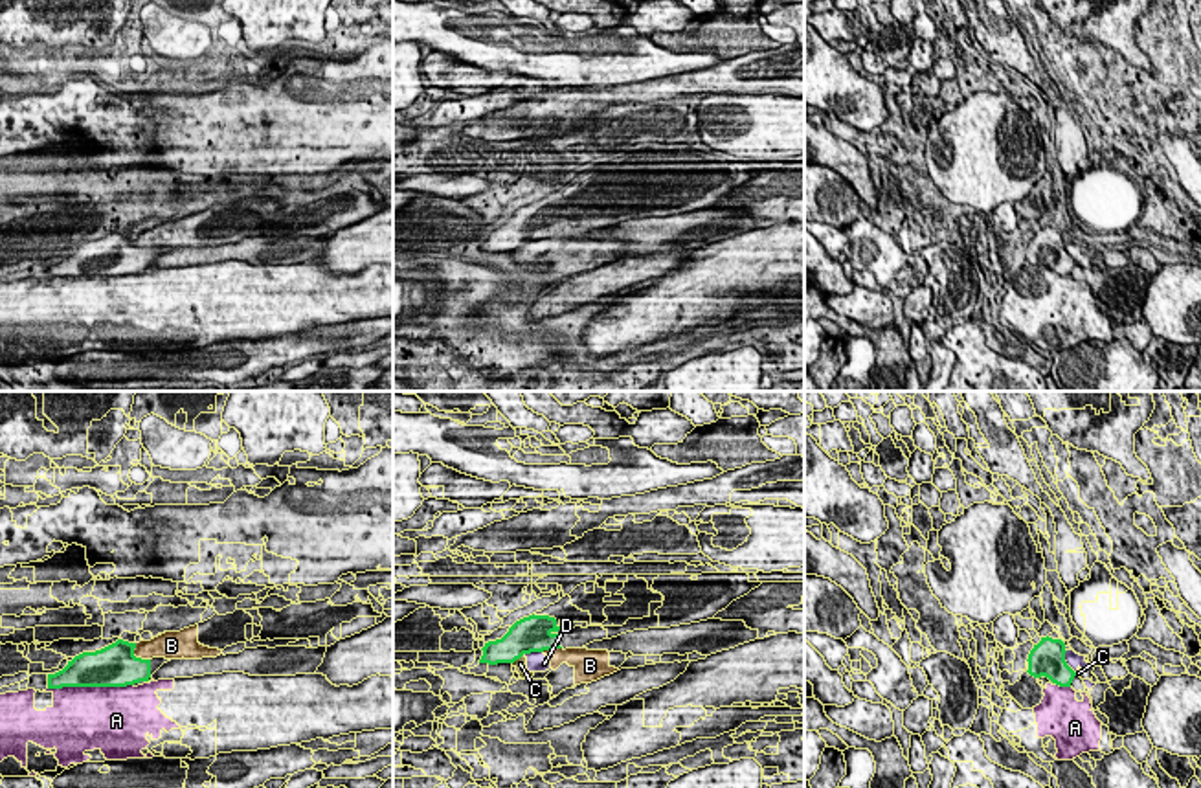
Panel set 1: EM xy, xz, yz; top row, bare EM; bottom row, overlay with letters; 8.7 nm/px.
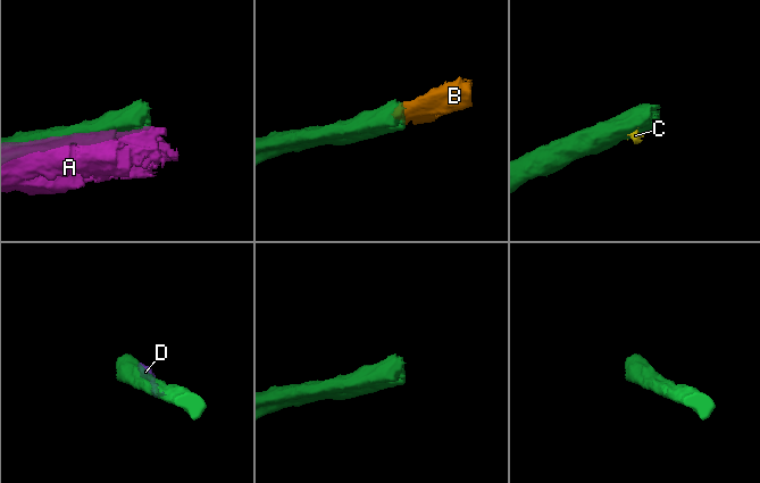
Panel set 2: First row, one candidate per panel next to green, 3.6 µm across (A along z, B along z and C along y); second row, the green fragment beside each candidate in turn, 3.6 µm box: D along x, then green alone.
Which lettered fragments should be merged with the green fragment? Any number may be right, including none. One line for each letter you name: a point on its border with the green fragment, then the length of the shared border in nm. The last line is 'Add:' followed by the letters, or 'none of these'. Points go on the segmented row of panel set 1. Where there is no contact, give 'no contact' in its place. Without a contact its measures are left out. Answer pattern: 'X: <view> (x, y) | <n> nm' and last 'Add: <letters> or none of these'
Add: none of these

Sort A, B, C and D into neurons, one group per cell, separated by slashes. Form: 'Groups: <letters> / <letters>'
Groups: A / B C D

